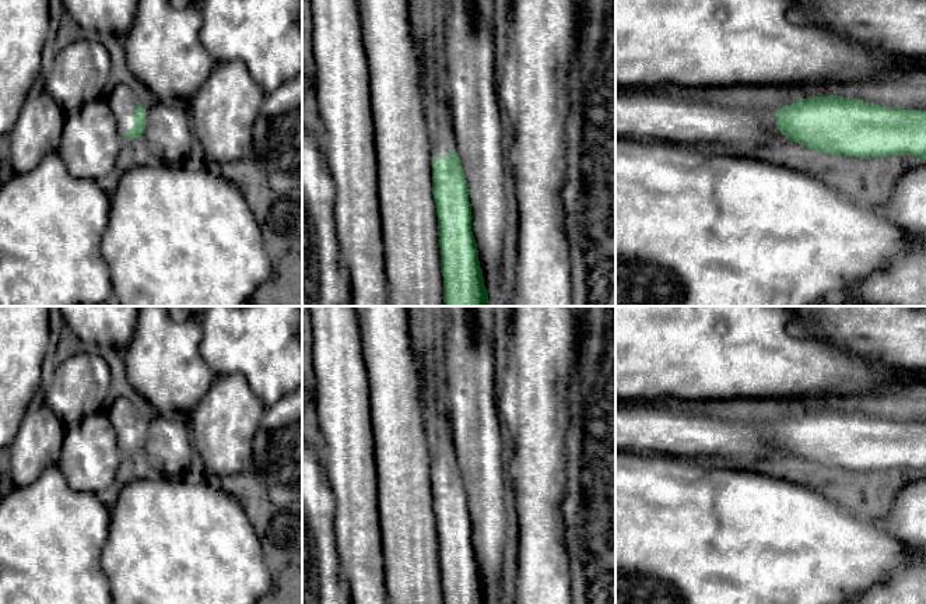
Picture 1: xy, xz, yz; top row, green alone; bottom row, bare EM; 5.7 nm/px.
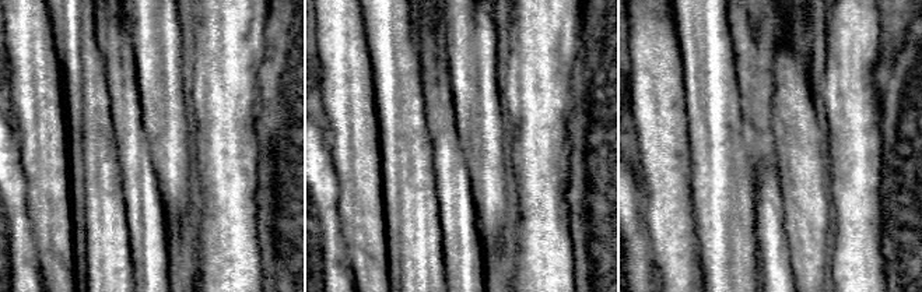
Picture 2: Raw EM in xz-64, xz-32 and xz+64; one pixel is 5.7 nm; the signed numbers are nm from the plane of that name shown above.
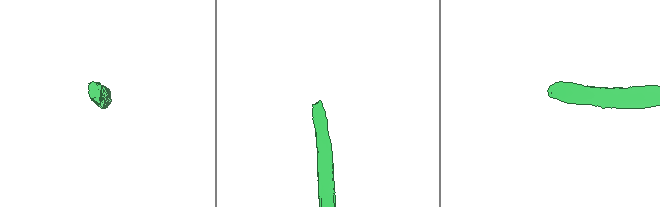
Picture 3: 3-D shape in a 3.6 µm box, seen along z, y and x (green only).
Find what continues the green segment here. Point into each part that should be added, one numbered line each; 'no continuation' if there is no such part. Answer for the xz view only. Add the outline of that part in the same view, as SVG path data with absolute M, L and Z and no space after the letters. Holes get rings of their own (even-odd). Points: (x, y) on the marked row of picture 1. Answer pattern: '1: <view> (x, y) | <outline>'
1: xz (438, 119) | M418 50L422 69L422 94L424 94L424 116L427 130L431 137L434 155L441 158L455 148L452 116L449 113L449 102L443 87L429 88L424 85L424 71L428 66L428 57Z

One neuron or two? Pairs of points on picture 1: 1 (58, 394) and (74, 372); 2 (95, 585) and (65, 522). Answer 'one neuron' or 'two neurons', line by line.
1: one neuron
2: one neuron

